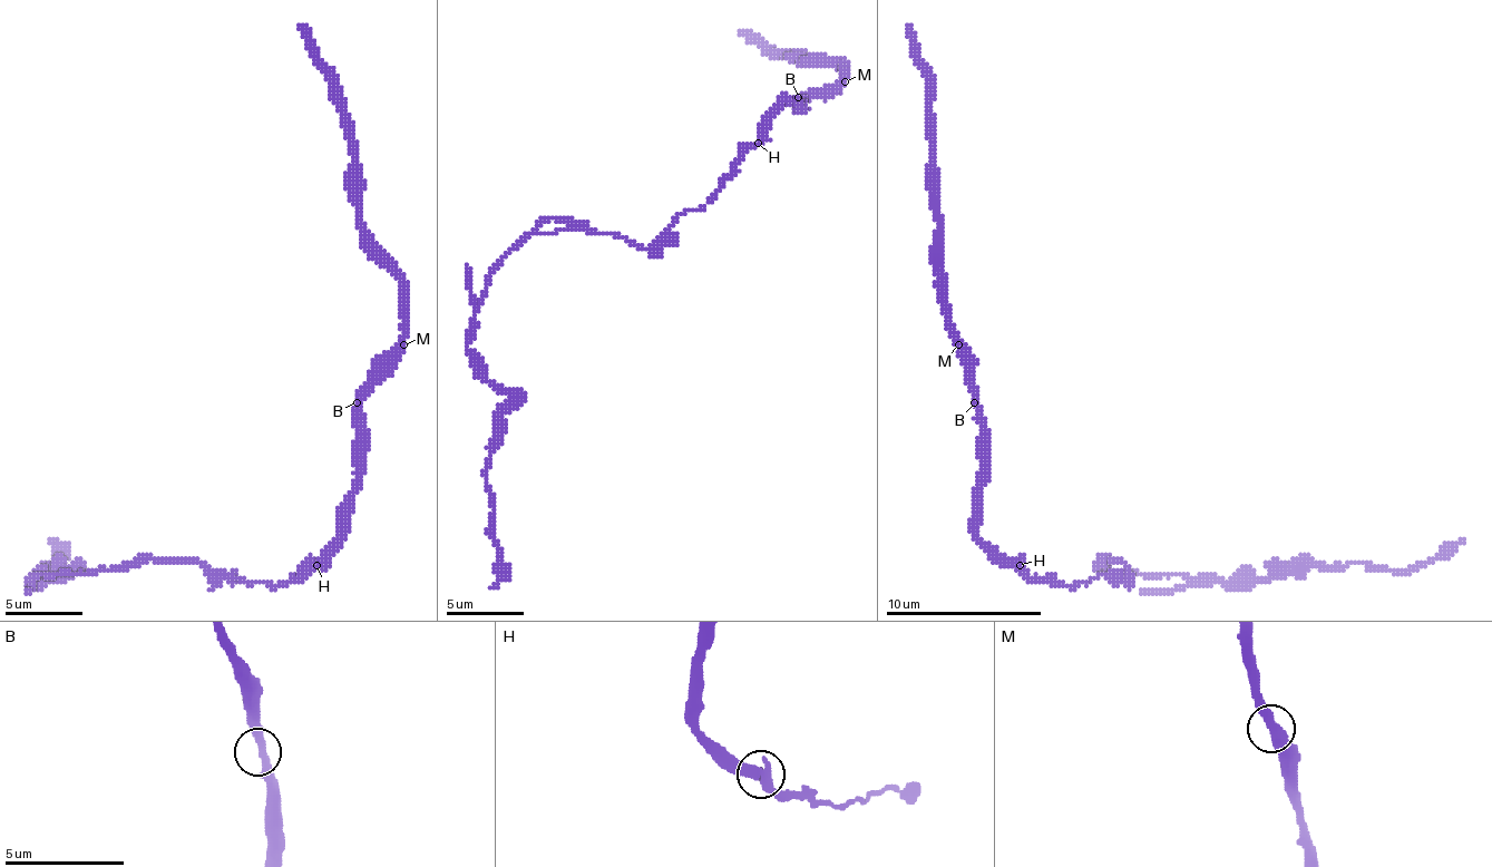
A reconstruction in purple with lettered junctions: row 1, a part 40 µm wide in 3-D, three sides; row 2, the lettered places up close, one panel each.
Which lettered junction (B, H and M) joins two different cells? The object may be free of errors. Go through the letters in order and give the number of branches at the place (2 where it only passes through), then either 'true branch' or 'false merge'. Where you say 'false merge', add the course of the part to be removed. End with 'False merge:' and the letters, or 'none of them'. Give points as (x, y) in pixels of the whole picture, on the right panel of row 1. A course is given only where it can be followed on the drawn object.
B: 2 branches meet; true branch
H: 2 branches meet; false merge; foreign part runs (1020, 566), (1079, 586), (1125, 566), (1110, 558), (1110, 571), (1230, 582), (1347, 563), (1417, 571), (1464, 539)
M: 2 branches meet; true branch
False merge: H

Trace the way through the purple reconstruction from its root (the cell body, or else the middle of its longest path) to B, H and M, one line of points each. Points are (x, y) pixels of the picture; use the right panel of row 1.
B: (1043, 582), (1035, 582), (1016, 566), (1008, 566), (977, 535), (982, 410), (974, 402)
H: (1043, 582), (1035, 582), (1020, 566)
M: (1043, 582), (1035, 582), (1016, 566), (1008, 566), (977, 535), (982, 407), (974, 383), (974, 360), (958, 344)

